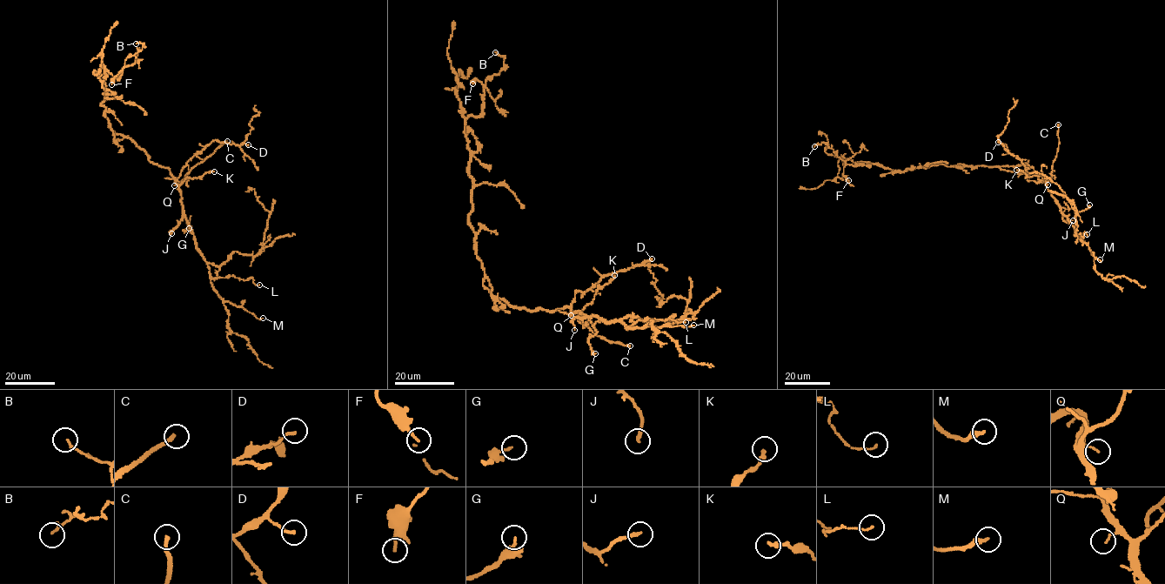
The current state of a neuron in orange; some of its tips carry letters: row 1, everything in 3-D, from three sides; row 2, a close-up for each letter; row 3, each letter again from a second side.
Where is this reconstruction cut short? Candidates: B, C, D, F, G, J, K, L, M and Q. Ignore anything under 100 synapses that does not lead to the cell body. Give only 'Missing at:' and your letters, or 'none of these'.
Missing at: C

